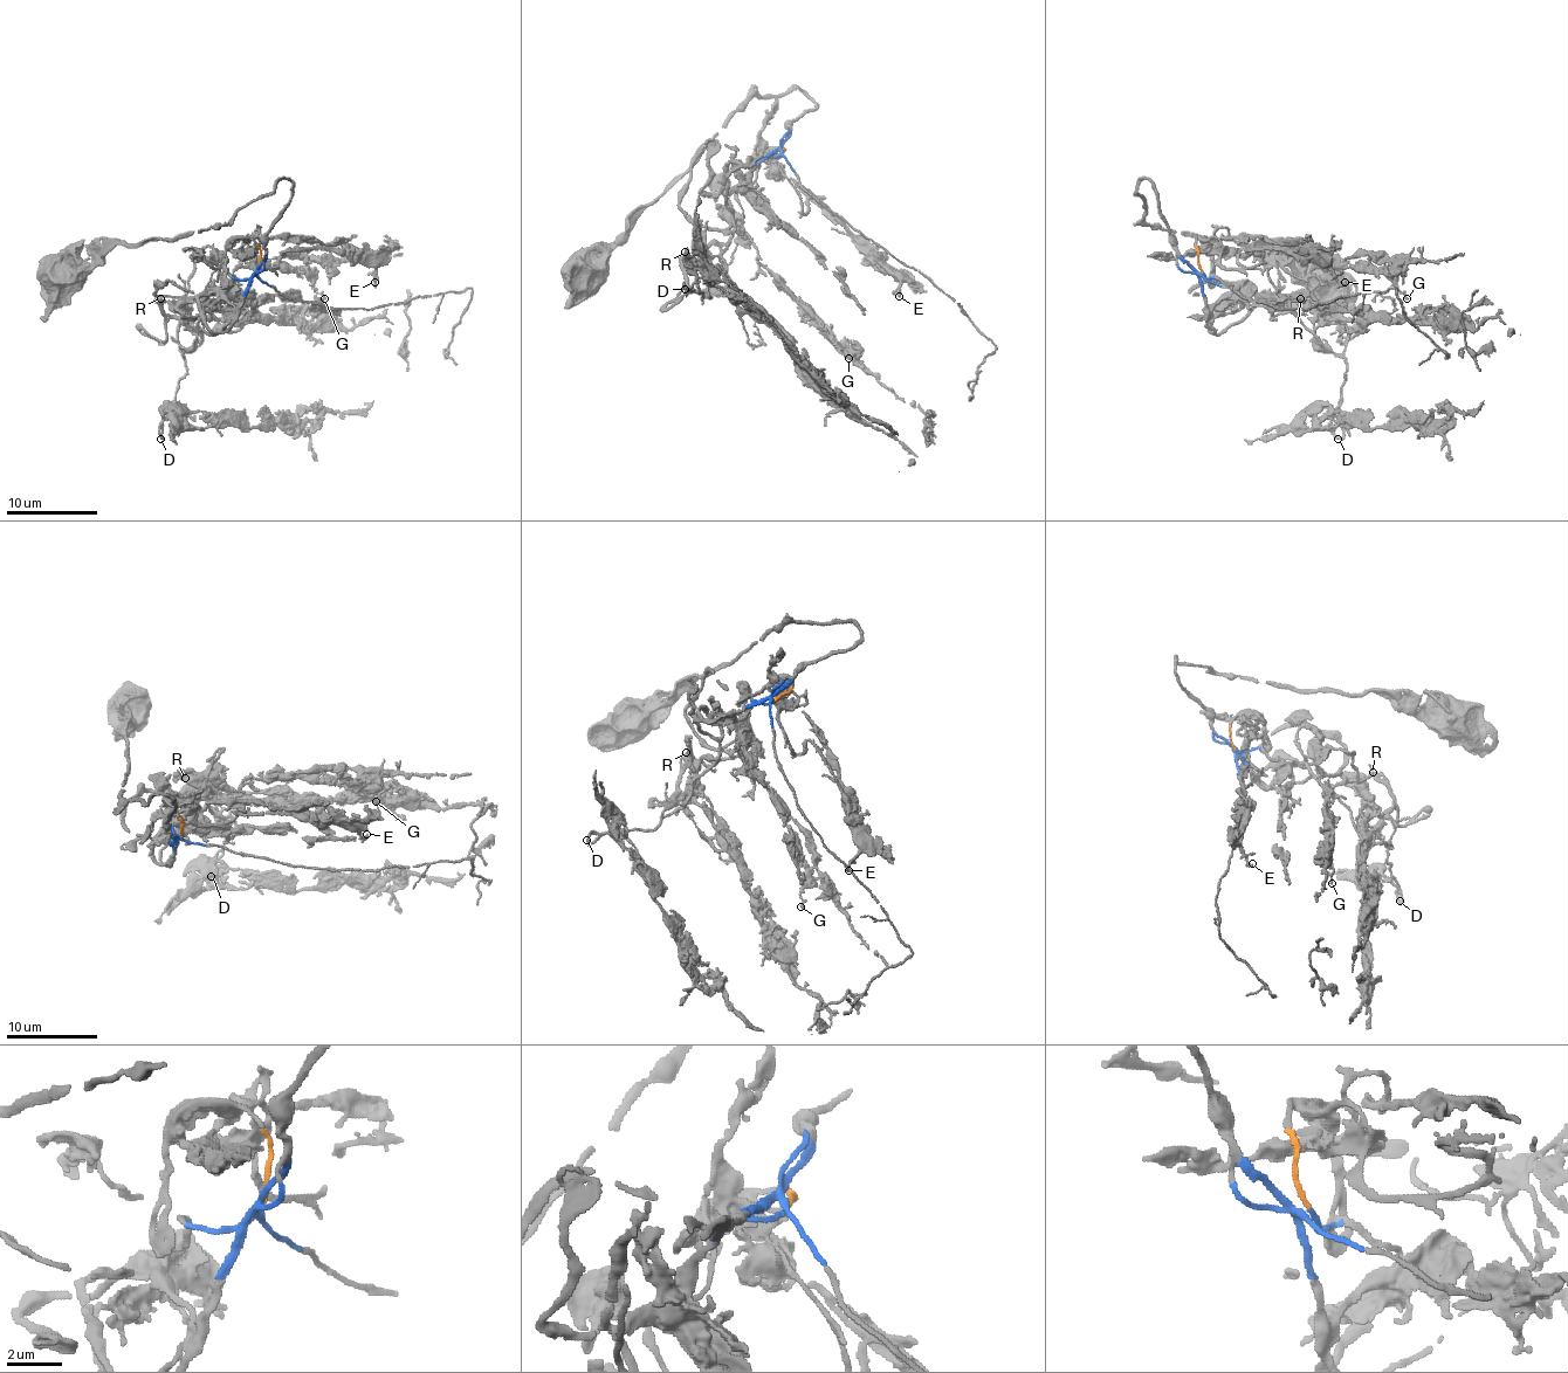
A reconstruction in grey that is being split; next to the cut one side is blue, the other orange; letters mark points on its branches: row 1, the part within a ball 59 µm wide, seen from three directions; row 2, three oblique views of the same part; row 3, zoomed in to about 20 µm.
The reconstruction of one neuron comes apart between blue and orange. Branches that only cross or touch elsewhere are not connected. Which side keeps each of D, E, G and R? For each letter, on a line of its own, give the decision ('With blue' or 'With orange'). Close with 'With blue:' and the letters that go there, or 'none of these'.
D: With blue
E: With orange
G: With blue
R: With blue
With blue: D, G, R

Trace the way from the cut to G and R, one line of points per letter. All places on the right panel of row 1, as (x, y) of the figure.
G: (1202, 271), (1243, 297), (1302, 297), (1311, 247), (1286, 256), (1293, 274), (1377, 267), (1408, 299)
R: (1202, 271), (1205, 278), (1226, 283), (1243, 297), (1291, 299), (1298, 304), (1322, 306), (1341, 317), (1300, 299)

